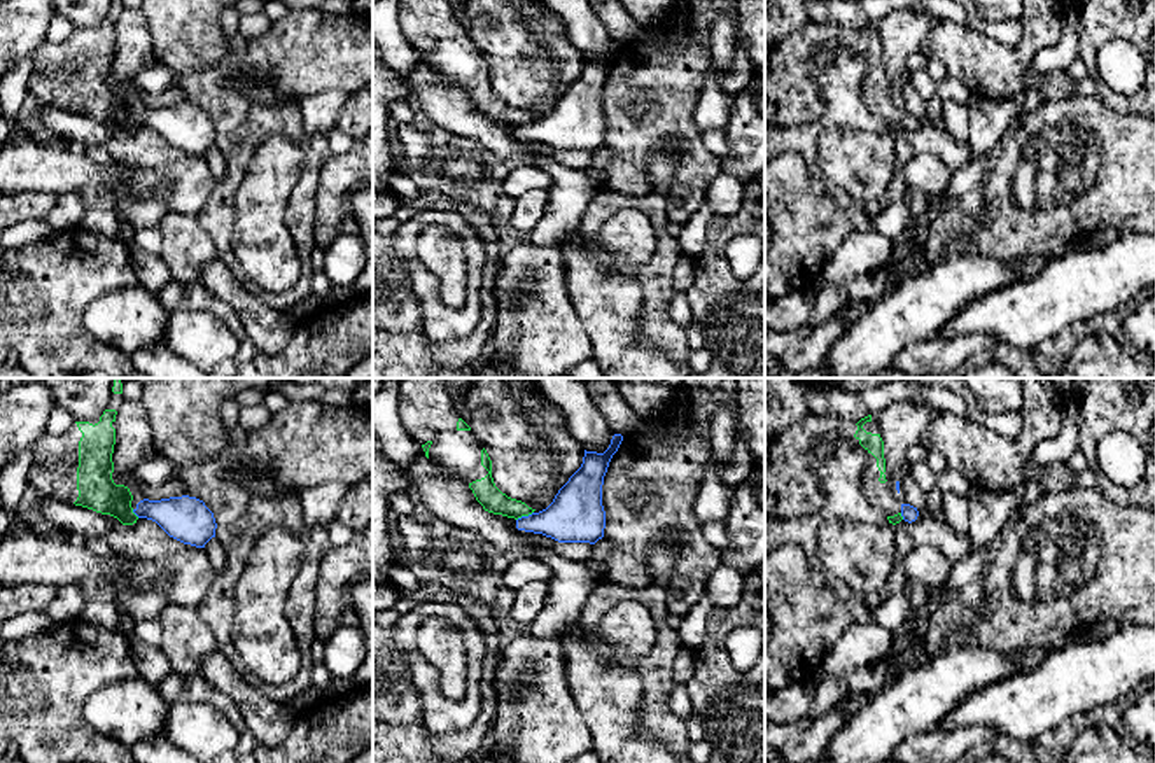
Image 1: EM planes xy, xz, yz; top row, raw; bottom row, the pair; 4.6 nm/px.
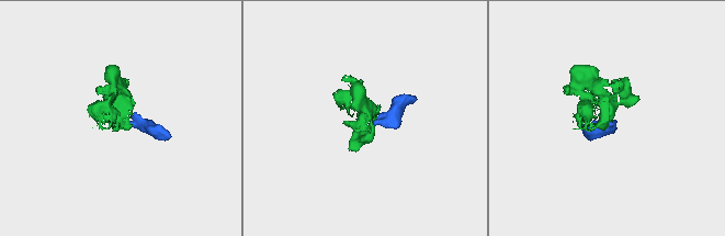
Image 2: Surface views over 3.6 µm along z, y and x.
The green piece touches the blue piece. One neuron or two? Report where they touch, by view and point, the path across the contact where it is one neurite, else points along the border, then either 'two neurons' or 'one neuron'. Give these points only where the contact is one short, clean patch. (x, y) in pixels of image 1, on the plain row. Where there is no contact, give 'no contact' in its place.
meets green in xz at (524, 123); border along xz (532, 119), (517, 128); two neurons

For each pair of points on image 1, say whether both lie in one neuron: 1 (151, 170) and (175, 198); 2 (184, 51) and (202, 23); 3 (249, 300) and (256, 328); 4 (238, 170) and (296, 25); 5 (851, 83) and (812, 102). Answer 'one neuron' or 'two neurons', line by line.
1: one neuron
2: one neuron
3: one neuron
4: one neuron
5: two neurons

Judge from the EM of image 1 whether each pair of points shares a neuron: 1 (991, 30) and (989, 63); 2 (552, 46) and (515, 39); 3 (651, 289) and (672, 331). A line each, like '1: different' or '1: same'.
1: different
2: different
3: same

